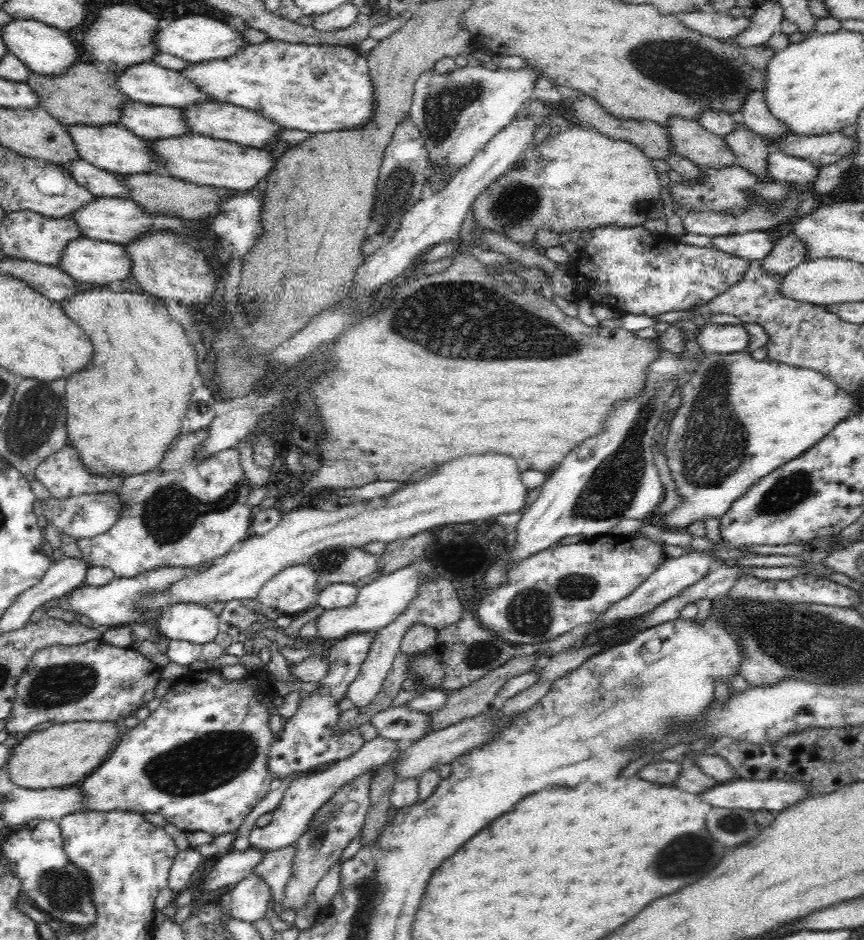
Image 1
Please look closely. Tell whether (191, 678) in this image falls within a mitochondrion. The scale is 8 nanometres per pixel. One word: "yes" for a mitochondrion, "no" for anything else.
no

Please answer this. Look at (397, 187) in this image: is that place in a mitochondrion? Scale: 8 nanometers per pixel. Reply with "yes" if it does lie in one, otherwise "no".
yes

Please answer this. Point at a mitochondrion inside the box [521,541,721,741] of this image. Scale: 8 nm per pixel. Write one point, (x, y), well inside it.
(634, 686)

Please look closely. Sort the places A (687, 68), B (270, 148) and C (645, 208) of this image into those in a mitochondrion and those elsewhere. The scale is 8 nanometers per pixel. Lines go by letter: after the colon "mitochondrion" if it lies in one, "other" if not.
A: mitochondrion
B: other
C: other

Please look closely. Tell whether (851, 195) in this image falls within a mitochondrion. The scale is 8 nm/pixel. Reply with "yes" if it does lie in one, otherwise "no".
no

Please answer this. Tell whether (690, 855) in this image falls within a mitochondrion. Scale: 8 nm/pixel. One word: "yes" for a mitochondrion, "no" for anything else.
yes

